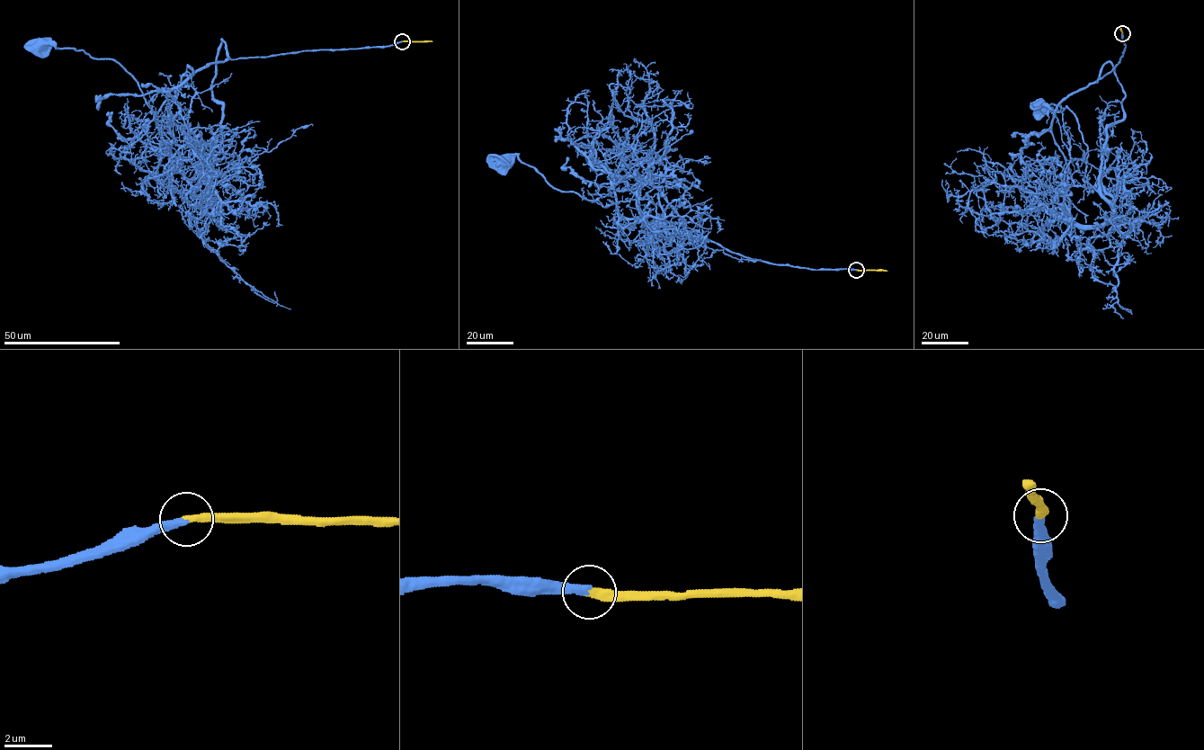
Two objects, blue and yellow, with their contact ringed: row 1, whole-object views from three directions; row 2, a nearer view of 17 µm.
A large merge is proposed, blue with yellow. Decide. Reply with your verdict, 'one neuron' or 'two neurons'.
one neuron

